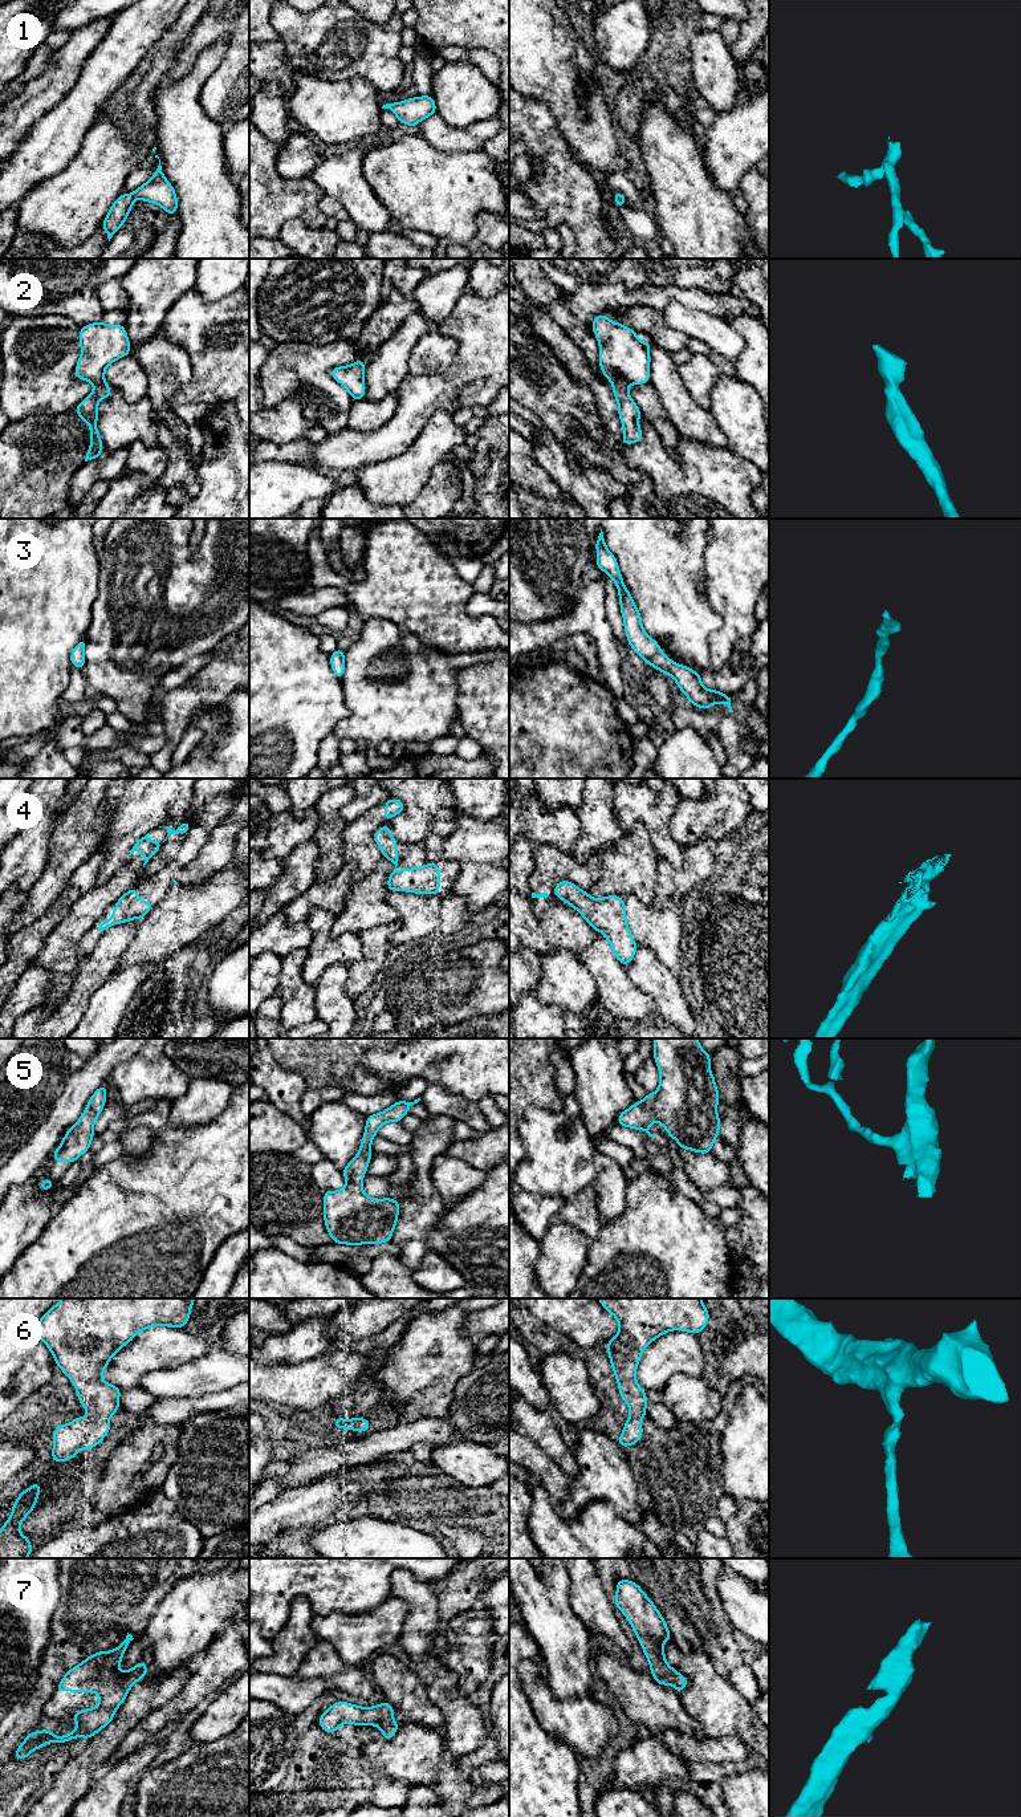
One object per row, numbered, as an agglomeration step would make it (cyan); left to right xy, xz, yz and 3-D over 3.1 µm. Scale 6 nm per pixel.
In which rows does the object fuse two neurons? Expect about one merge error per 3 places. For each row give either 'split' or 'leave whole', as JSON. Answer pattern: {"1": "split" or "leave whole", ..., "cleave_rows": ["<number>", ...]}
{"1": "leave whole", "2": "leave whole", "3": "leave whole", "4": "split", "5": "leave whole", "6": "leave whole", "7": "leave whole", "cleave_rows": ["4"]}

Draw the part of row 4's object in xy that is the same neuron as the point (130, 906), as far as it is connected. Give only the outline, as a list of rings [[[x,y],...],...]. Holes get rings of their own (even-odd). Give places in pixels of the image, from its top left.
[[[135,889],[129,890],[115,903],[111,919],[102,920],[95,928],[95,932],[101,934],[113,924],[121,924],[133,919],[142,919],[154,906],[154,903],[142,901]]]

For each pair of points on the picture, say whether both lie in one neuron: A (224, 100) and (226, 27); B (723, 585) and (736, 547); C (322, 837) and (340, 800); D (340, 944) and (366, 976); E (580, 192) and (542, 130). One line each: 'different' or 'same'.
A: same
B: same
C: same
D: different
E: same

